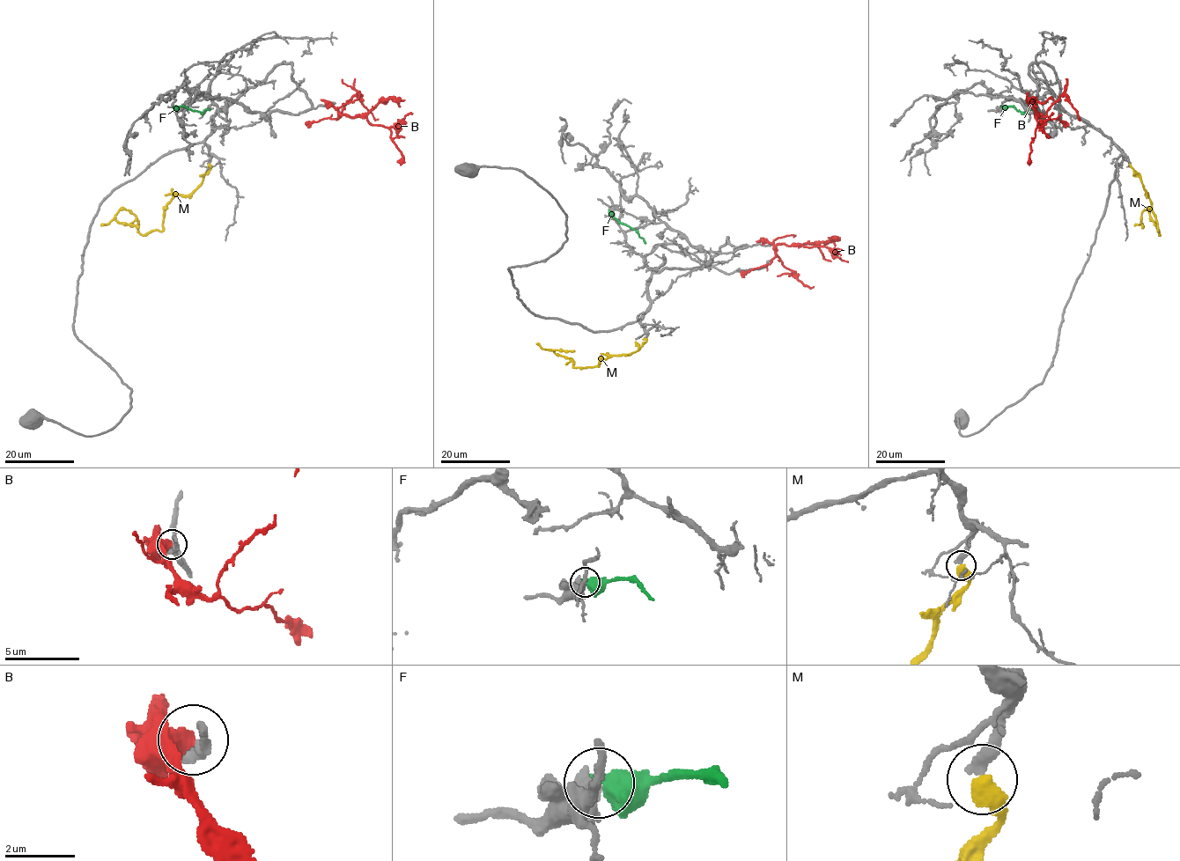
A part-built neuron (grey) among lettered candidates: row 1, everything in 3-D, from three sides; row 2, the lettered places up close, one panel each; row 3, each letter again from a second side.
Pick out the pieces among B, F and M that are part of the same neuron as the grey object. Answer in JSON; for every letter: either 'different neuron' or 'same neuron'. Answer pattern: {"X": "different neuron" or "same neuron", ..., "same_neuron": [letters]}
{"B": "different neuron", "F": "different neuron", "M": "different neuron", "same_neuron": []}

